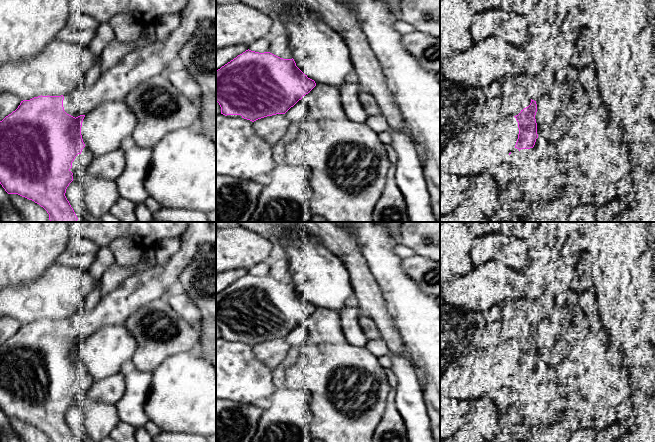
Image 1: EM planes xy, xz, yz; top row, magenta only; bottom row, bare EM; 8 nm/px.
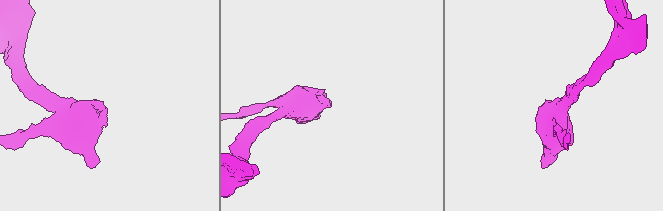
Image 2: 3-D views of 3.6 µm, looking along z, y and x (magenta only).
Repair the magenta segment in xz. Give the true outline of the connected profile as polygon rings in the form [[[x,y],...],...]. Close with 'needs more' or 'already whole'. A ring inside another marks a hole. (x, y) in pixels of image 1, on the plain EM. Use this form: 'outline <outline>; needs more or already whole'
outline [[[248,273],[216,295],[216,325],[221,331],[221,338],[241,339],[252,346],[267,340],[285,338],[315,310],[315,305],[296,290],[293,282],[283,283],[270,276],[259,277]]]; already whole

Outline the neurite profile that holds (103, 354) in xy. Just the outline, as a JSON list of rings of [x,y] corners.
[[[126,325],[104,326],[83,343],[81,359],[85,371],[94,381],[118,374],[122,366],[132,359],[136,346],[136,340]]]

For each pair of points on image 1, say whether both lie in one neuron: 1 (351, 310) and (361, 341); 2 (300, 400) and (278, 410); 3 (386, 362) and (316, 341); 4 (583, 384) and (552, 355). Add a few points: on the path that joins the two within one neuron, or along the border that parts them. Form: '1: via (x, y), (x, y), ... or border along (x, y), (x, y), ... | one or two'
1: via (351, 318), (353, 333) | one
2: via (295, 404), (289, 410), (283, 410) | one
3: border along (377, 358), (378, 362), (385, 369) | two
4: border along (558, 338), (562, 357), (556, 364), (548, 367) | two

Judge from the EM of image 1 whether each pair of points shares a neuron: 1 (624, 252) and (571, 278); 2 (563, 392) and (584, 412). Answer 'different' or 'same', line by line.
1: different
2: same

